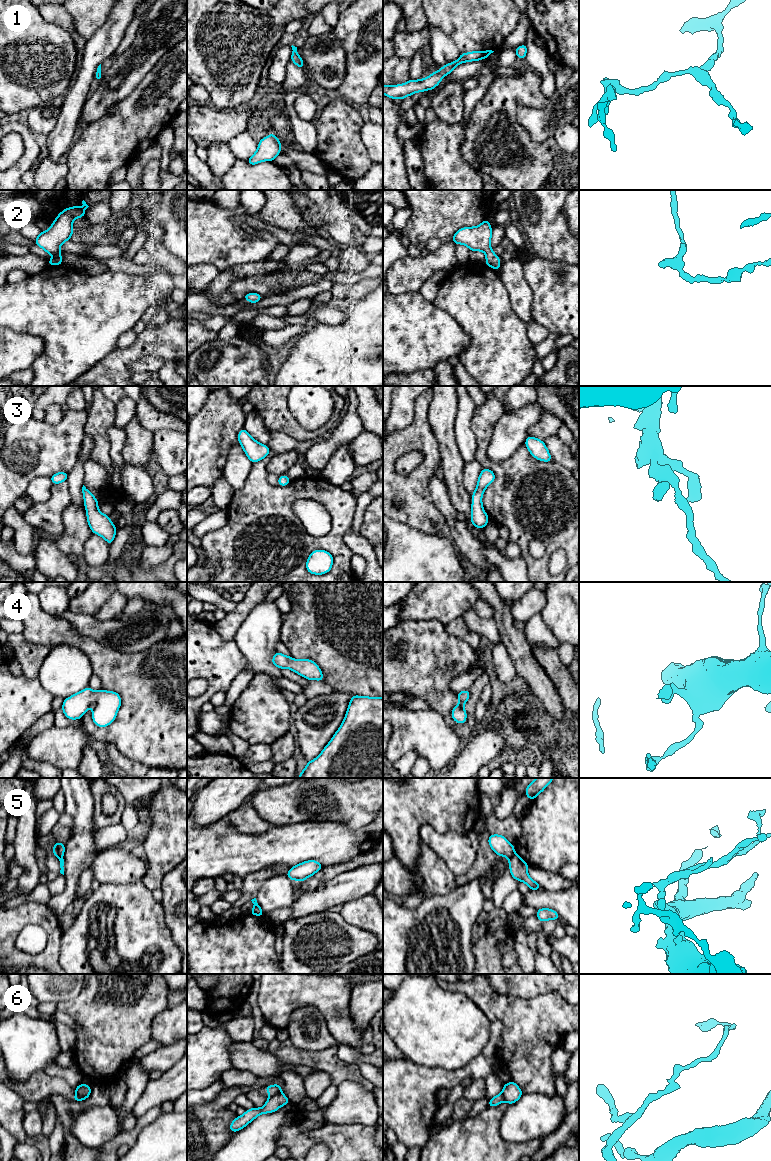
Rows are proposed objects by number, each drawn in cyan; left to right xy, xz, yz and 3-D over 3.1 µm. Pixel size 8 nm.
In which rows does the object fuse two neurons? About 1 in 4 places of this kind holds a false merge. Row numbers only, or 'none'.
5, 6

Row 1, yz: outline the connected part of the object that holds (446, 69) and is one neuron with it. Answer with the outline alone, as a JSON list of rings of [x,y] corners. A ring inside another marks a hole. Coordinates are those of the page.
[[[492,50],[485,51],[472,51],[469,53],[461,53],[458,60],[455,60],[449,64],[443,65],[442,68],[438,71],[429,75],[426,78],[420,80],[410,79],[407,83],[399,85],[383,85],[383,94],[391,99],[402,100],[406,96],[411,96],[416,92],[424,92],[427,90],[432,90],[439,85],[441,80],[445,75],[450,74],[453,69],[461,63],[470,62],[470,61],[479,61],[483,58],[488,58]]]

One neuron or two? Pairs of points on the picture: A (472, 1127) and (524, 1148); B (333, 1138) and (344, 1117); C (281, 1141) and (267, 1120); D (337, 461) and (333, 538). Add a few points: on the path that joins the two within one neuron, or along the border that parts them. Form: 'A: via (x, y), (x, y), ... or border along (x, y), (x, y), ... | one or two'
A: via (485, 1140), (488, 1143), (502, 1143), (511, 1148) | one
B: border along (324, 1123), (361, 1124), (364, 1127) | two
C: border along (293, 1118), (280, 1128), (276, 1139), (277, 1146) | two
D: border along (319, 477), (339, 487) | two

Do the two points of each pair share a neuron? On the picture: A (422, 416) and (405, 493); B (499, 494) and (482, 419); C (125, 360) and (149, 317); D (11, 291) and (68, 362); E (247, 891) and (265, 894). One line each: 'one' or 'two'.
A: one
B: one
C: two
D: one
E: two

